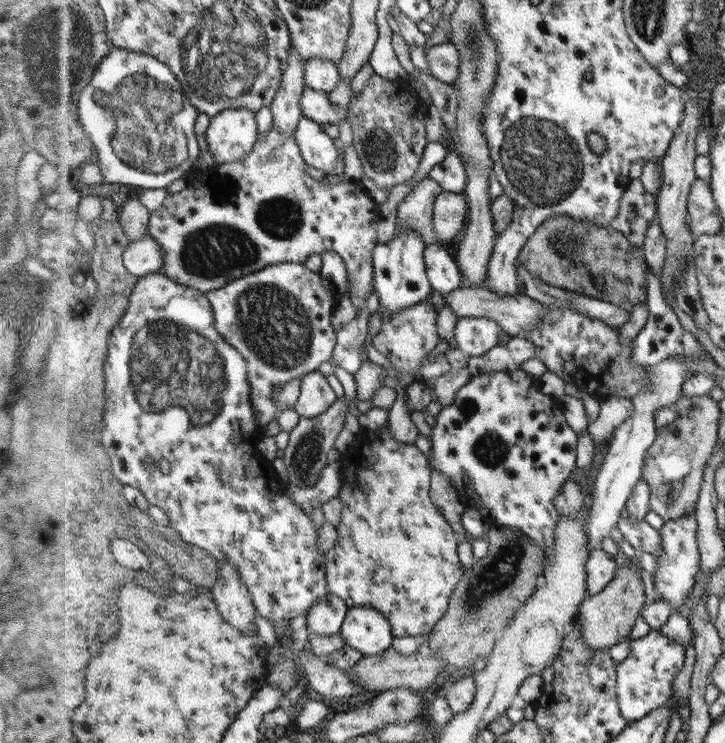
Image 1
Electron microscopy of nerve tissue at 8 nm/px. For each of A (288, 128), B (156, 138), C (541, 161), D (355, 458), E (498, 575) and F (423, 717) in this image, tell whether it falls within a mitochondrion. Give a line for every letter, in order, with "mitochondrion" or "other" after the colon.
A: other
B: mitochondrion
C: mitochondrion
D: other
E: mitochondrion
F: other

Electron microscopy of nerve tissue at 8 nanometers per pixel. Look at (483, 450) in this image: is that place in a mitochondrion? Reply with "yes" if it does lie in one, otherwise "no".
yes

